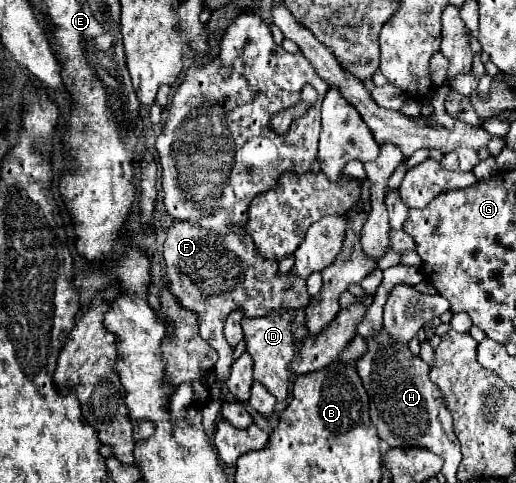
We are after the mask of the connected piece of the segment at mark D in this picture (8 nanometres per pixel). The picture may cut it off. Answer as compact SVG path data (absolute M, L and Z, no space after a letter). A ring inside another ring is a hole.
M304 308L296 312L274 310L262 318L242 318L242 330L246 340L246 352L254 362L254 380L264 384L276 396L278 402L286 400L288 380L290 380L288 368L290 368L290 362L294 360L294 342L296 346L300 346L302 340L308 336Z

